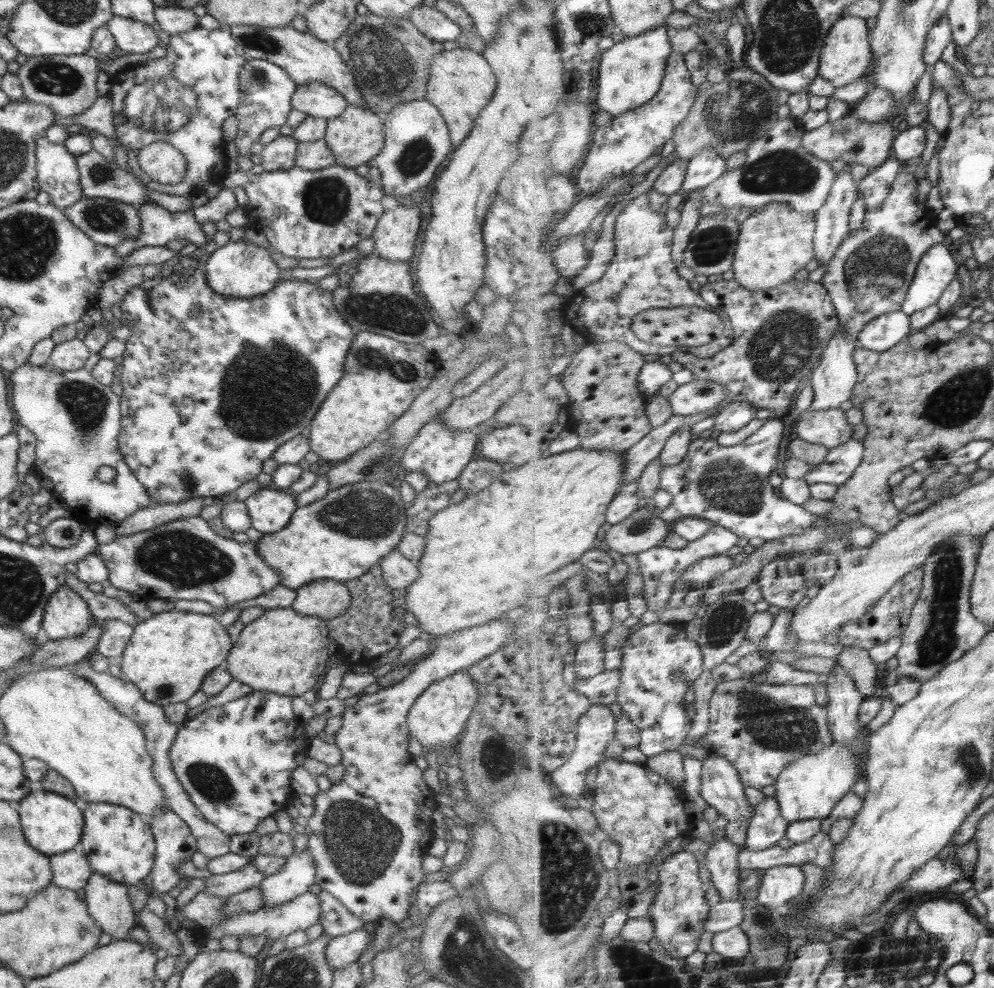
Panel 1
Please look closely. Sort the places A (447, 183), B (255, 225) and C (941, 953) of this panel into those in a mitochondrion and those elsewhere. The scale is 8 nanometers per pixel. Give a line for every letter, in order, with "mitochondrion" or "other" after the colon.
A: other
B: other
C: other

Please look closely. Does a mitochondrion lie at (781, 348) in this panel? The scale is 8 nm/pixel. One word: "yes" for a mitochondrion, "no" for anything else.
yes

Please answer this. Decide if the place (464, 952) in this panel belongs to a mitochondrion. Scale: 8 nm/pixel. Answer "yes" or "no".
yes

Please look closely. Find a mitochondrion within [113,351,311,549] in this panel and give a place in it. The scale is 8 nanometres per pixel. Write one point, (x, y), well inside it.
(187, 480)

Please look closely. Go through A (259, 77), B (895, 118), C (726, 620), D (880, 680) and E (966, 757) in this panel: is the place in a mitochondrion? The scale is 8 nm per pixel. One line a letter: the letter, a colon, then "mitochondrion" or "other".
A: mitochondrion
B: other
C: mitochondrion
D: other
E: mitochondrion

